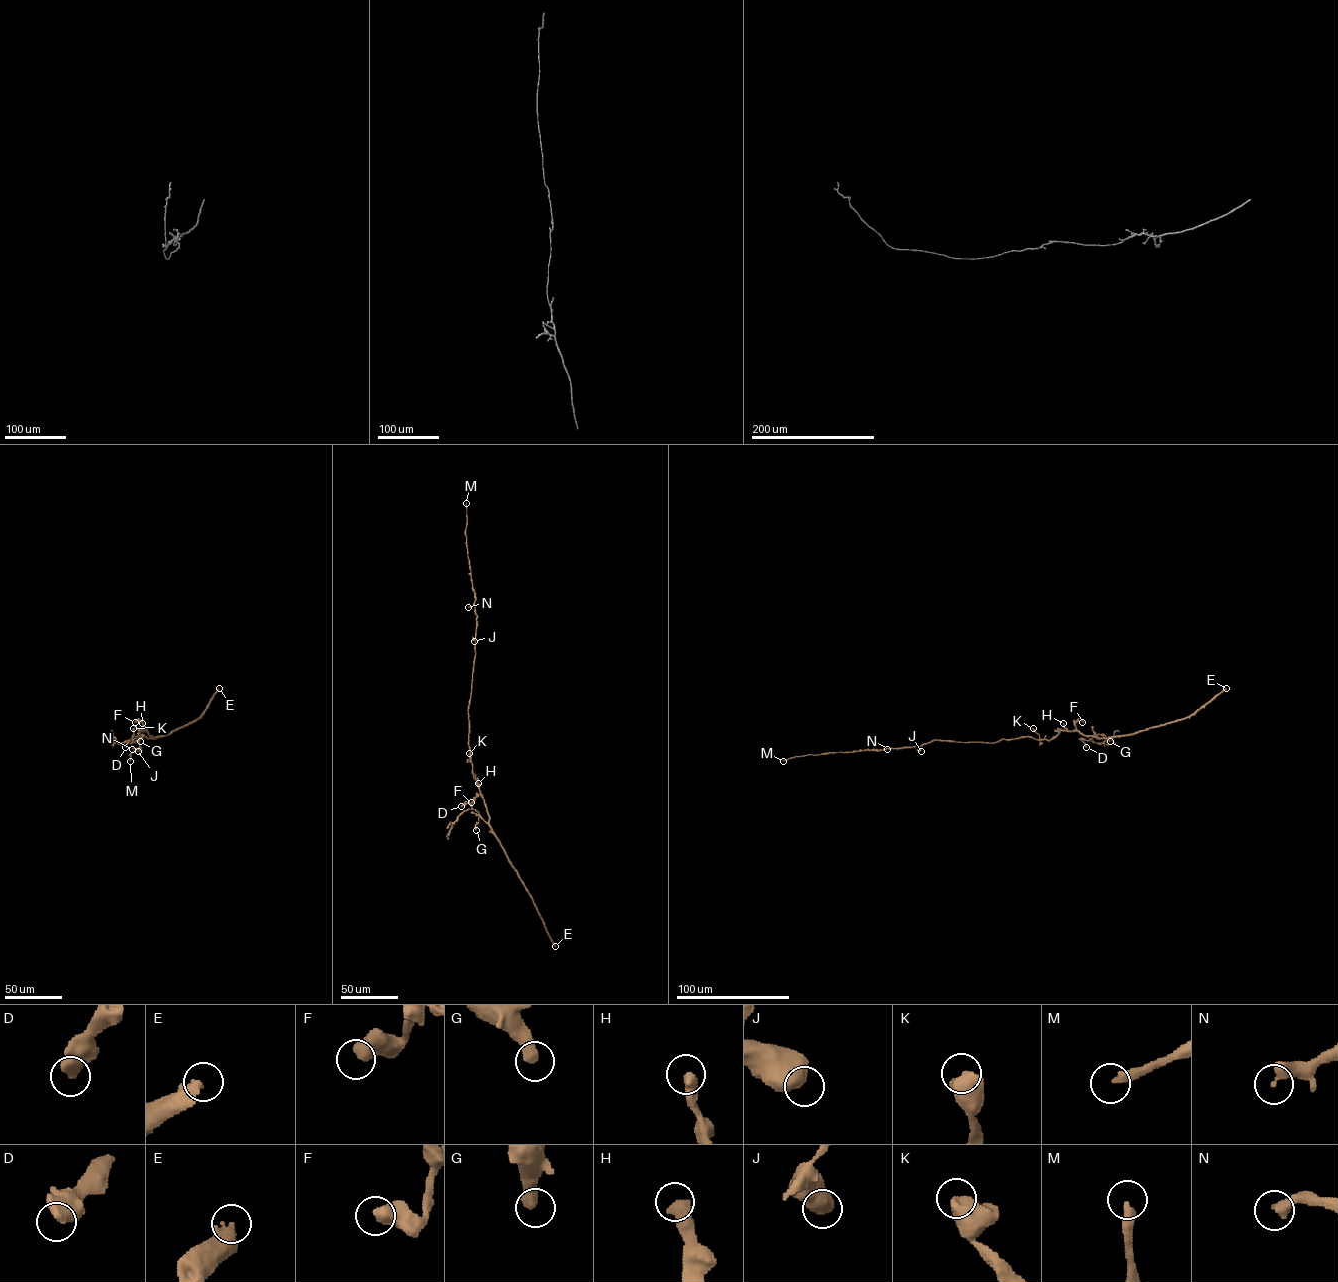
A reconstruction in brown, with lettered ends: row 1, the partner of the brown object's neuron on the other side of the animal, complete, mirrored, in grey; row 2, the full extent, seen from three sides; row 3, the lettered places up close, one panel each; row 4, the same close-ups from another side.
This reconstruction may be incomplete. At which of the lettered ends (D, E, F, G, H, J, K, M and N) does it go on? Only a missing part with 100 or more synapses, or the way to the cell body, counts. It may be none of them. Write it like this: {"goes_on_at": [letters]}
{"goes_on_at": ["M"]}

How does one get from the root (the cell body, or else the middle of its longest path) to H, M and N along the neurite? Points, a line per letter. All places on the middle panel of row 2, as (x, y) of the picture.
H: (468, 744), (472, 774), (478, 783)
M: (468, 744), (468, 707), (477, 614), (465, 532), (466, 503)
N: (468, 744), (468, 707), (477, 614), (473, 606), (468, 607)

